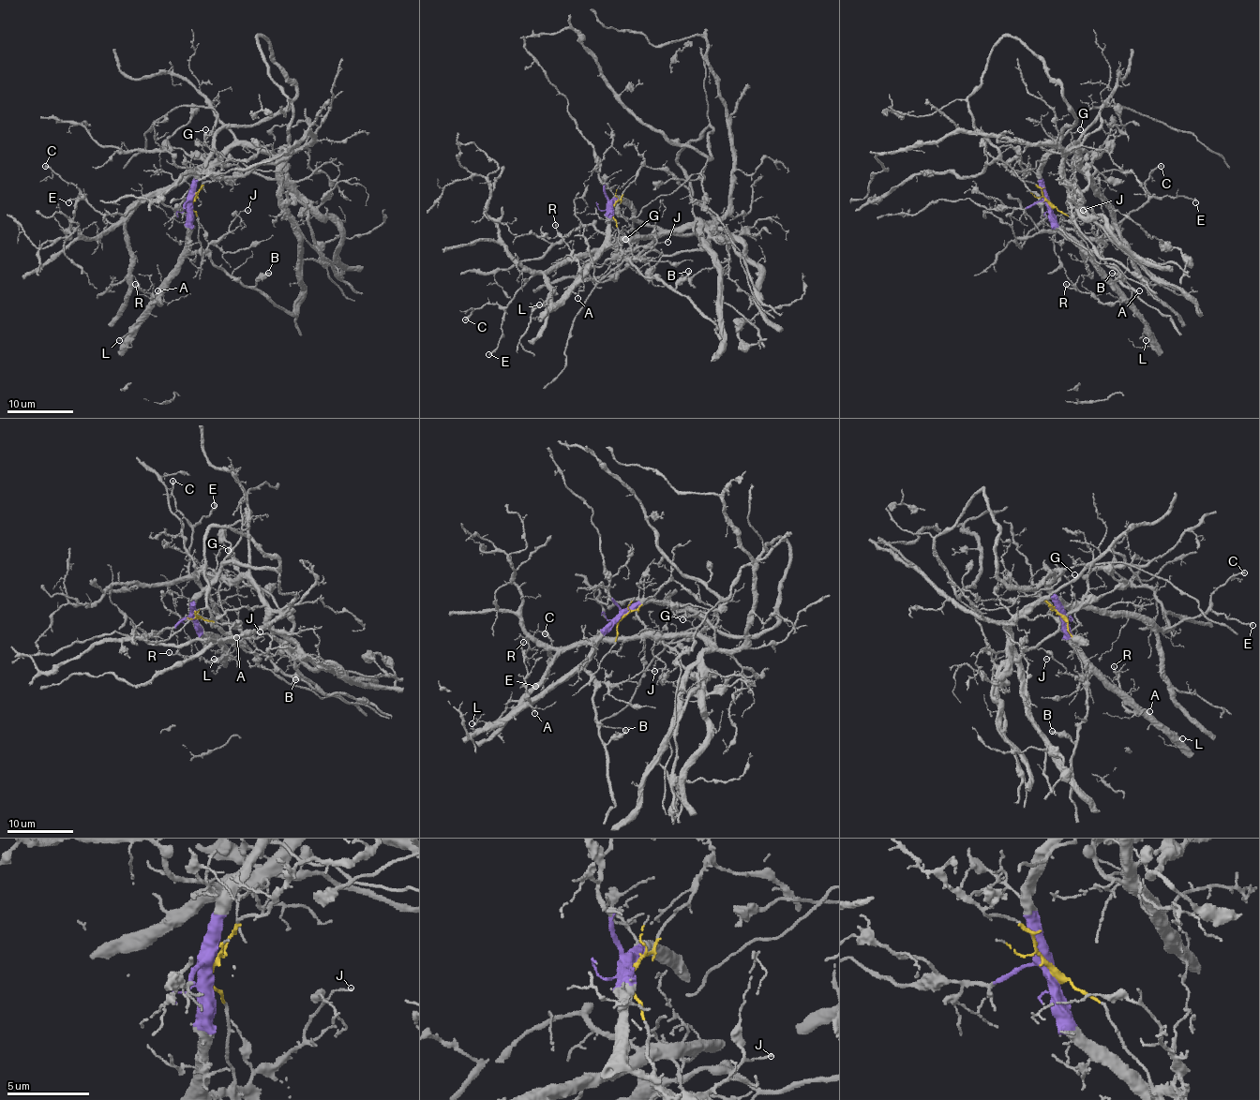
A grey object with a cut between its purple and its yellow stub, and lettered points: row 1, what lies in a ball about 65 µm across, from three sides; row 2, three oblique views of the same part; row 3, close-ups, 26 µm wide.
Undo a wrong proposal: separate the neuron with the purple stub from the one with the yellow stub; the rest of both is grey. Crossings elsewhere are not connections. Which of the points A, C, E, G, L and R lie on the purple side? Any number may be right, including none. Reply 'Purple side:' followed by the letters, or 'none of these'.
Purple side: A, G, L, R

